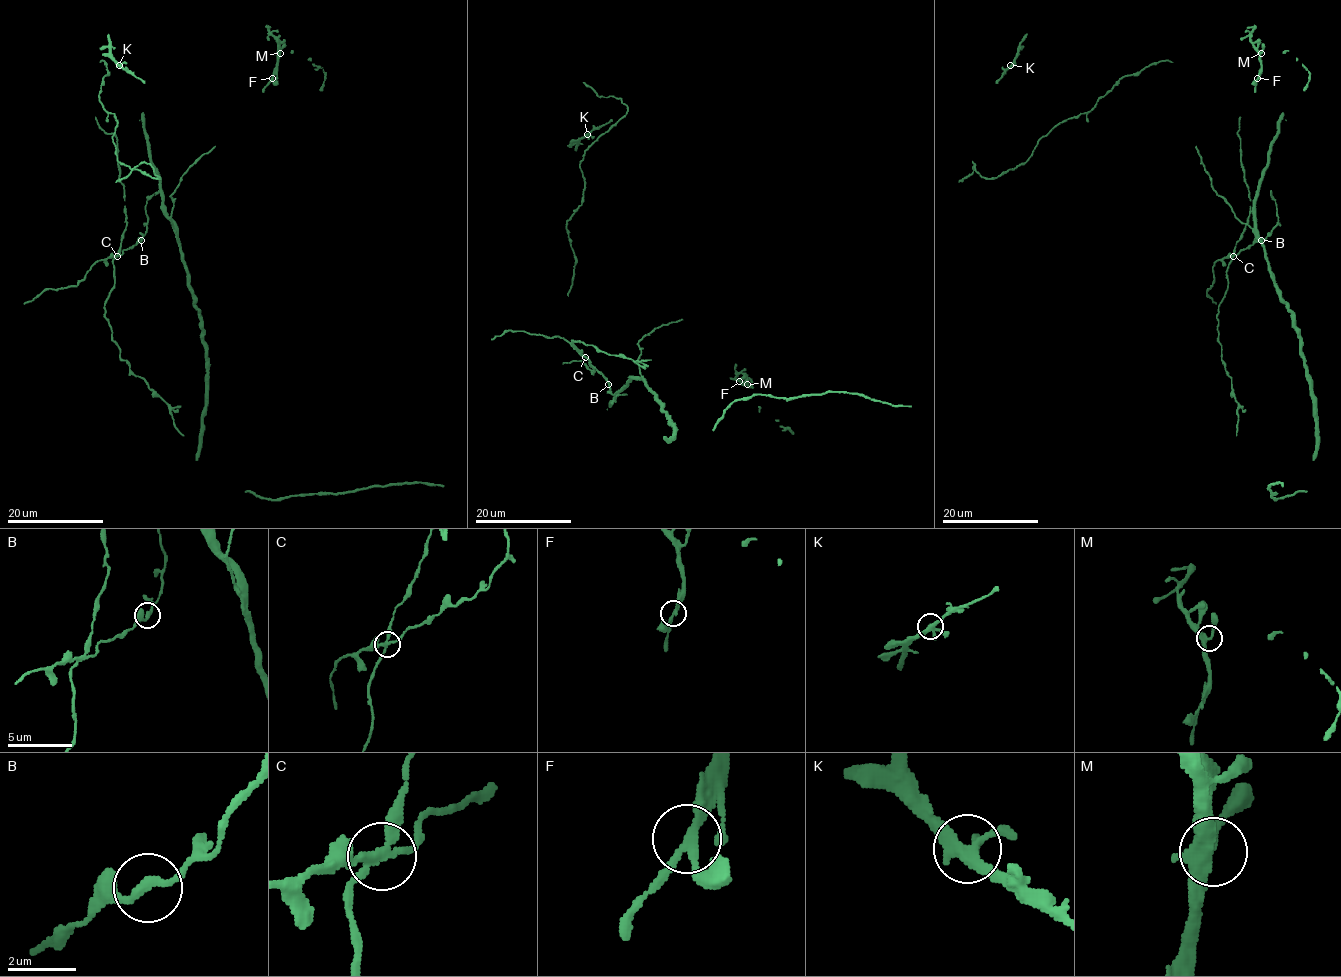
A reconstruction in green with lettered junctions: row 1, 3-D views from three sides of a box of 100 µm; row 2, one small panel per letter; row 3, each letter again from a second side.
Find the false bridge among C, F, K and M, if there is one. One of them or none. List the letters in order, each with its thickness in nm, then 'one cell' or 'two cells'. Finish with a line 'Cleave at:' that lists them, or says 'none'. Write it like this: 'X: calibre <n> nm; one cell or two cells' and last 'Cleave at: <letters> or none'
C: calibre 240 nm; two cells
F: calibre 220 nm; one cell
K: calibre 320 nm; one cell
M: calibre 320 nm; one cell
Cleave at: C

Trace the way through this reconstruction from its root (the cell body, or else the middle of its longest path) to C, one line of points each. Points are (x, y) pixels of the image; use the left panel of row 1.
C: (147, 225), (140, 241), (117, 255)

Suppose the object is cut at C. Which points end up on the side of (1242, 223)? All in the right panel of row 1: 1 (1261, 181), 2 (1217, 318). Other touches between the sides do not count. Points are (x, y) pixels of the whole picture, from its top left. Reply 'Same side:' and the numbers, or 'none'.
Same side: 1, 2

